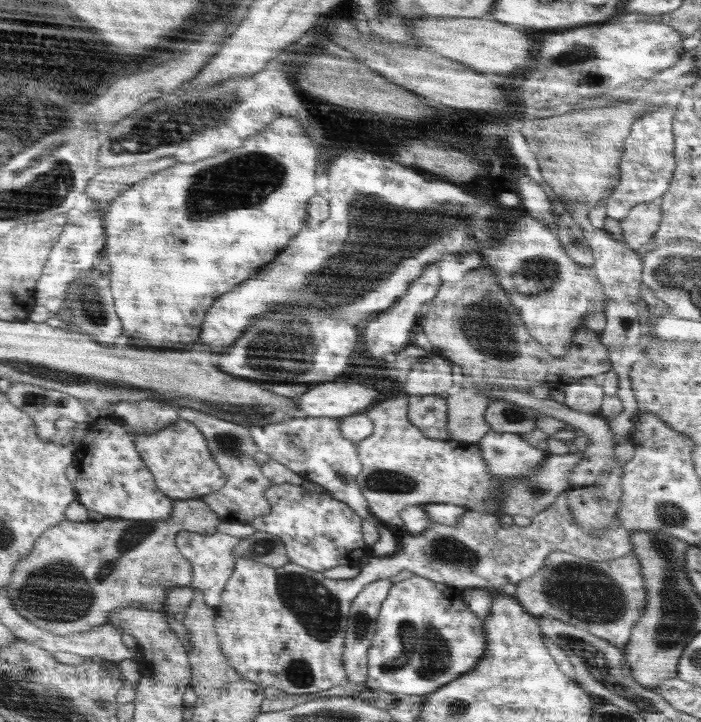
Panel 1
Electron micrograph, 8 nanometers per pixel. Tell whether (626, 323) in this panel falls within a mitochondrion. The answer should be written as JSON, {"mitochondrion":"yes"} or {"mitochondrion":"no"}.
{"mitochondrion":"no"}

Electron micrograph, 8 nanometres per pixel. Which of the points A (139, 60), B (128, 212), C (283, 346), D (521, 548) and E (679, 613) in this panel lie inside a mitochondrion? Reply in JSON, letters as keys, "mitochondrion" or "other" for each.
{"A":"other","B":"other","C":"mitochondrion","D":"other","E":"mitochondrion"}

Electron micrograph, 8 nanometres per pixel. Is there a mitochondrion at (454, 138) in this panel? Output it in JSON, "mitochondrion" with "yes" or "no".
{"mitochondrion":"yes"}

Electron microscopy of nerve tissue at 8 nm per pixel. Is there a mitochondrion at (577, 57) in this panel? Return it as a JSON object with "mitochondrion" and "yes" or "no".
{"mitochondrion":"yes"}

